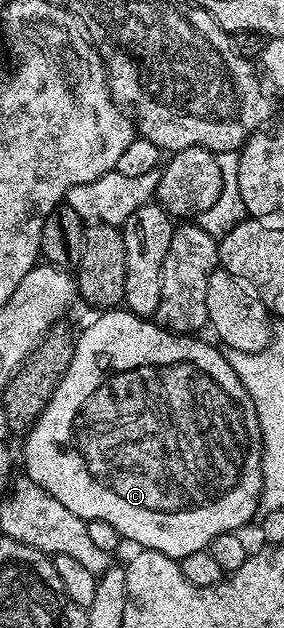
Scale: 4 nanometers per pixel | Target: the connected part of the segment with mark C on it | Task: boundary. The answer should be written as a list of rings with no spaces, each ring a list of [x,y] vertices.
[[[105,309],[105,310],[102,310],[102,311],[101,311],[101,312],[100,312],[100,314],[98,314],[98,315],[101,315],[101,316],[99,316],[99,317],[98,317],[98,319],[97,319],[97,320],[95,320],[95,321],[94,321],[94,323],[93,323],[93,324],[91,324],[91,325],[90,325],[90,327],[89,327],[89,328],[87,328],[87,329],[86,329],[86,331],[85,331],[85,332],[83,332],[83,333],[82,333],[82,335],[81,335],[81,336],[80,336],[80,335],[79,335],[79,334],[78,334],[78,335],[77,335],[77,336],[76,336],[76,339],[75,339],[75,346],[74,346],[74,349],[73,349],[73,356],[72,356],[72,357],[71,357],[71,365],[70,365],[70,366],[69,366],[69,368],[68,368],[68,369],[67,369],[67,373],[66,373],[66,374],[65,374],[65,376],[64,376],[64,377],[63,377],[63,378],[62,378],[62,379],[61,379],[61,380],[60,380],[60,381],[59,381],[59,385],[58,385],[58,386],[57,386],[57,388],[56,388],[56,389],[55,389],[55,393],[54,393],[54,394],[53,394],[53,396],[52,396],[52,397],[51,397],[51,398],[50,398],[50,399],[49,399],[49,404],[48,404],[48,405],[47,405],[47,406],[45,406],[45,408],[44,408],[44,409],[43,409],[43,413],[42,413],[42,414],[41,414],[41,415],[40,415],[40,416],[39,416],[39,418],[37,418],[37,423],[36,423],[36,424],[35,424],[35,425],[34,425],[34,427],[33,427],[33,428],[31,428],[31,430],[30,430],[30,431],[29,431],[29,434],[28,434],[28,435],[26,435],[26,436],[24,436],[24,439],[23,439],[23,443],[25,443],[25,471],[24,471],[24,474],[25,474],[25,475],[26,475],[26,476],[27,476],[27,478],[29,478],[29,479],[30,479],[30,480],[31,480],[31,481],[35,481],[35,485],[39,485],[39,486],[40,486],[40,487],[42,487],[42,488],[43,488],[43,490],[45,490],[45,491],[46,491],[46,492],[47,492],[47,493],[51,493],[51,497],[55,497],[55,501],[59,501],[59,505],[63,505],[63,506],[65,506],[65,508],[67,508],[67,509],[71,509],[71,513],[75,513],[75,514],[76,514],[76,515],[77,515],[77,516],[78,516],[78,517],[80,517],[80,518],[81,518],[81,519],[83,519],[83,520],[86,520],[86,521],[88,521],[88,520],[91,520],[91,519],[94,519],[94,520],[95,520],[95,521],[107,521],[107,525],[115,525],[115,529],[116,529],[116,530],[117,530],[117,532],[118,532],[118,533],[119,533],[119,534],[120,534],[120,535],[121,535],[121,537],[122,537],[122,540],[125,540],[125,541],[128,541],[128,542],[129,542],[129,539],[130,539],[130,541],[131,541],[131,542],[133,542],[133,543],[137,543],[137,544],[133,544],[133,545],[136,545],[136,546],[137,546],[137,547],[138,547],[138,548],[141,548],[141,549],[144,549],[144,550],[146,550],[146,551],[158,551],[158,552],[159,552],[159,553],[163,553],[163,554],[164,554],[164,555],[166,555],[166,556],[167,556],[167,557],[171,557],[171,558],[172,558],[172,559],[176,559],[176,560],[178,560],[178,561],[180,561],[180,560],[181,560],[181,559],[182,559],[182,558],[183,558],[183,557],[187,557],[187,556],[188,556],[188,555],[190,555],[190,554],[191,554],[191,553],[195,553],[195,552],[196,552],[196,551],[204,551],[204,550],[206,550],[206,548],[208,548],[208,546],[209,546],[209,543],[210,543],[210,541],[211,541],[211,540],[212,540],[212,539],[214,539],[214,538],[215,538],[215,537],[219,537],[219,536],[220,536],[220,535],[222,535],[222,534],[223,534],[223,533],[227,533],[227,532],[228,532],[228,531],[231,531],[231,532],[234,532],[234,533],[237,533],[237,532],[240,532],[240,531],[241,531],[241,530],[242,530],[242,529],[241,529],[241,528],[240,528],[240,527],[241,527],[241,526],[243,526],[243,525],[244,525],[244,523],[249,523],[249,522],[251,522],[251,521],[252,521],[252,519],[253,519],[253,514],[255,514],[255,513],[256,513],[256,514],[258,514],[258,511],[259,511],[259,508],[260,508],[260,505],[261,505],[261,486],[262,486],[262,485],[263,485],[263,469],[262,469],[262,468],[261,468],[261,430],[260,430],[260,429],[259,429],[259,417],[258,417],[258,416],[257,416],[257,414],[256,414],[256,413],[255,413],[255,405],[254,405],[254,404],[253,404],[253,402],[252,402],[252,401],[251,401],[251,397],[250,397],[250,396],[249,396],[249,394],[248,394],[248,393],[247,393],[247,389],[243,389],[243,381],[239,381],[239,377],[238,377],[238,376],[237,376],[237,374],[236,374],[236,373],[235,373],[235,369],[231,369],[231,365],[230,365],[230,364],[229,364],[229,363],[228,363],[228,362],[227,362],[227,360],[226,360],[226,359],[225,359],[225,351],[224,351],[224,350],[222,350],[222,348],[221,348],[221,347],[220,347],[220,346],[217,346],[217,347],[218,347],[218,348],[217,348],[217,347],[212,347],[212,345],[211,345],[211,344],[209,344],[209,343],[204,343],[204,341],[203,341],[203,340],[201,340],[201,339],[197,339],[197,338],[201,338],[201,337],[194,337],[194,336],[193,336],[193,335],[175,335],[175,334],[173,334],[173,332],[172,332],[172,331],[165,331],[165,330],[164,330],[164,329],[163,329],[163,328],[161,328],[161,327],[158,327],[158,326],[157,326],[157,324],[156,324],[156,322],[153,322],[153,321],[150,321],[150,320],[149,320],[149,319],[148,319],[148,318],[145,318],[145,317],[142,317],[142,316],[139,316],[139,315],[136,315],[136,314],[135,314],[135,313],[131,313],[131,312],[130,312],[130,311],[128,311],[128,310],[127,310],[127,309]]]

